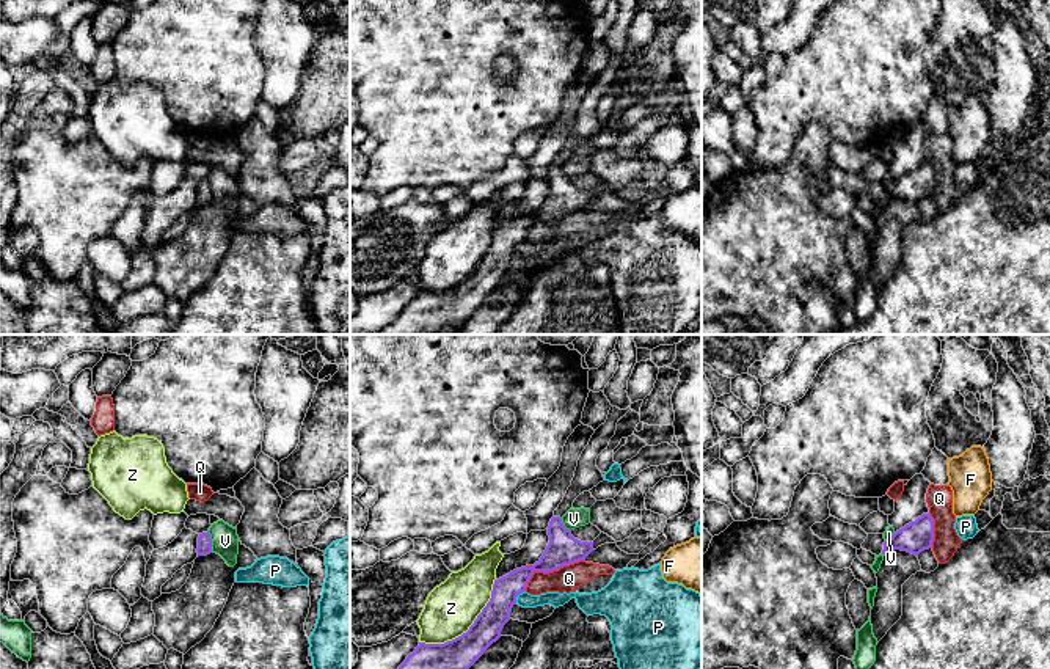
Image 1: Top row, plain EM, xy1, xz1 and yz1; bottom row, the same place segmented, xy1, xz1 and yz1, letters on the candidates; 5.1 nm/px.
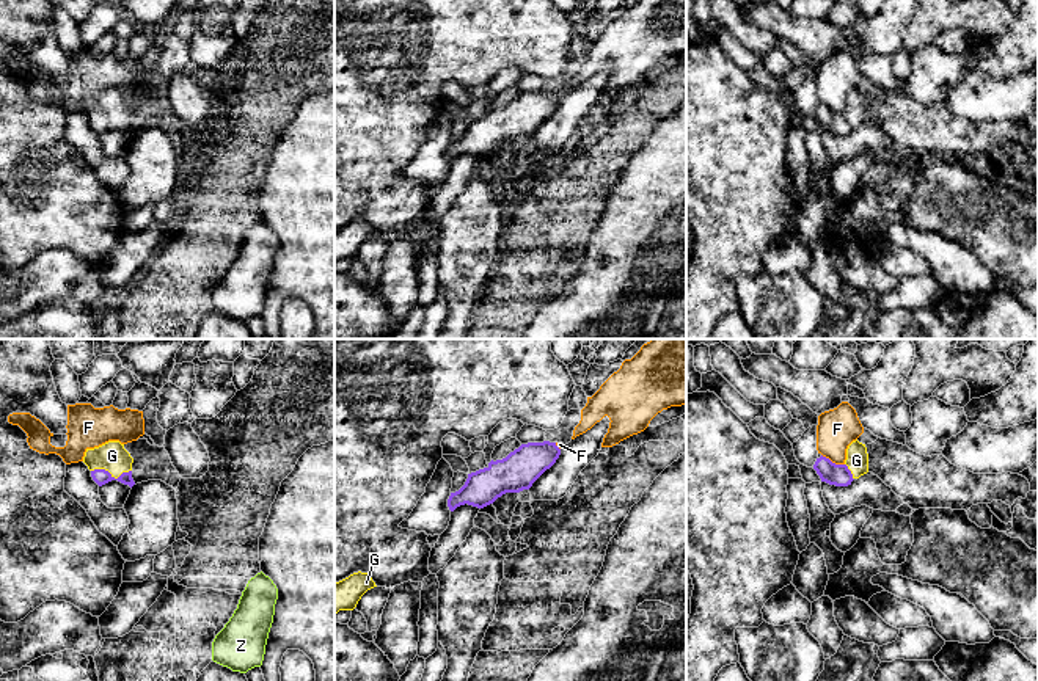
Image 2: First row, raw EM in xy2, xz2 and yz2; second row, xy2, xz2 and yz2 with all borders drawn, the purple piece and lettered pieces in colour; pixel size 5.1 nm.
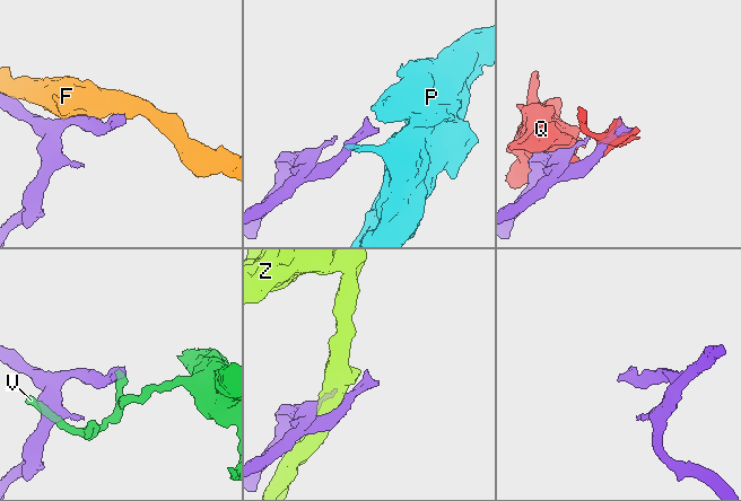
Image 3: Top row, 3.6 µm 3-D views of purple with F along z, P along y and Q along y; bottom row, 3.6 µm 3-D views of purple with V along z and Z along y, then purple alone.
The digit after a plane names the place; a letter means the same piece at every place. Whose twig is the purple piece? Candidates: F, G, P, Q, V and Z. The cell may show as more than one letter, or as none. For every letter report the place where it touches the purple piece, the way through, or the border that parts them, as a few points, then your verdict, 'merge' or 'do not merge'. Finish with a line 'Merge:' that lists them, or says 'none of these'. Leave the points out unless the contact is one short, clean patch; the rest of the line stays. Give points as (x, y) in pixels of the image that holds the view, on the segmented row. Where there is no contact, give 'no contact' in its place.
F: meets purple in yz2 at (831, 462); do not merge
G: meets purple in xy2 at (110, 474); runs through xy2 (99, 476), (110, 474), (112, 455); merge
P: meets purple in xz1 at (518, 594); border along xz1 (524, 591), (515, 602); do not merge
Q: meets purple in xz1 at (550, 570); do not merge
V: meets purple in xy1 at (211, 541); border along xy1 (207, 531), (212, 550); do not merge
Z: meets purple in xz1 at (468, 630); do not merge
Merge: G

